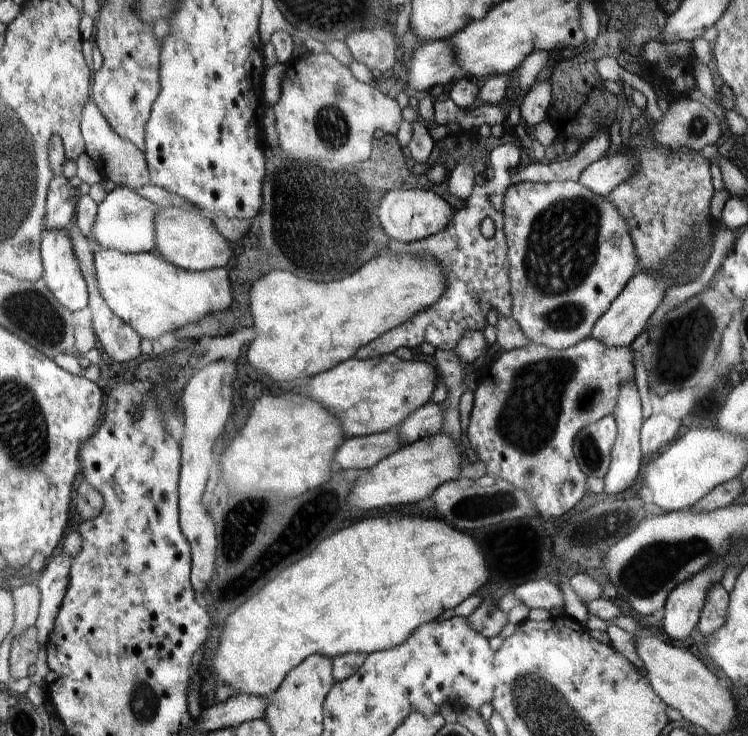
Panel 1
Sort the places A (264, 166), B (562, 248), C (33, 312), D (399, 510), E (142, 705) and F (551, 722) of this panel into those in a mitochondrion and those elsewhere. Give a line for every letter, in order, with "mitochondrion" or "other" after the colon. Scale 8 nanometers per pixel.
A: other
B: mitochondrion
C: mitochondrion
D: other
E: mitochondrion
F: mitochondrion

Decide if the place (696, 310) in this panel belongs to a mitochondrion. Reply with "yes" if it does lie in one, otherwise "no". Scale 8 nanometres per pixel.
yes

